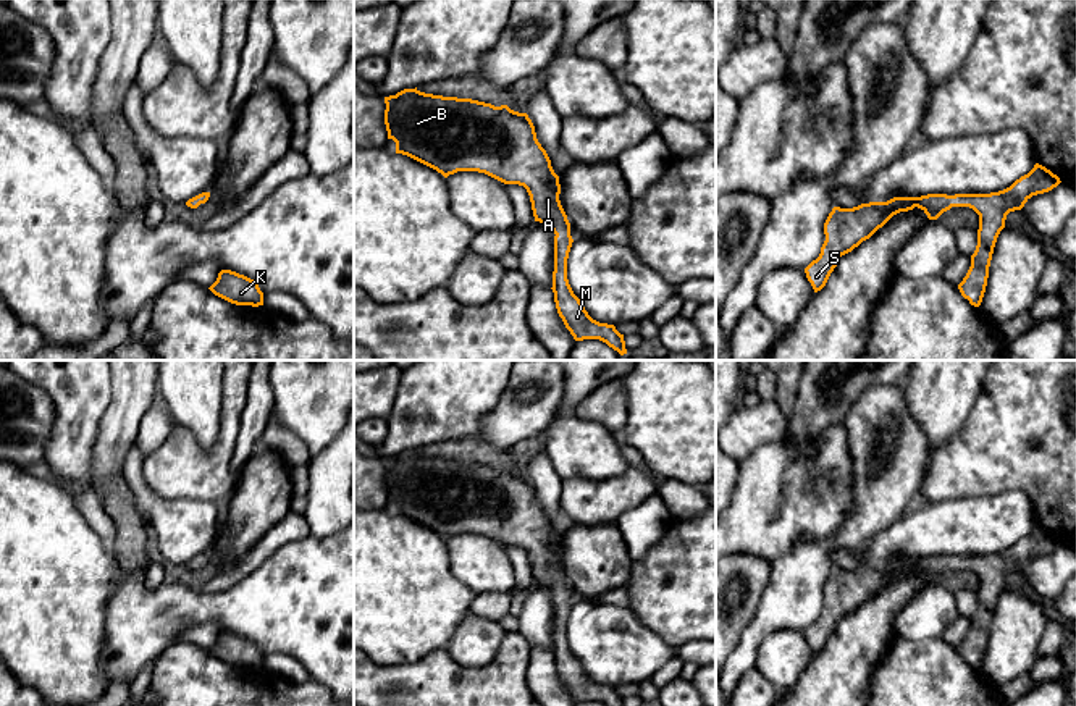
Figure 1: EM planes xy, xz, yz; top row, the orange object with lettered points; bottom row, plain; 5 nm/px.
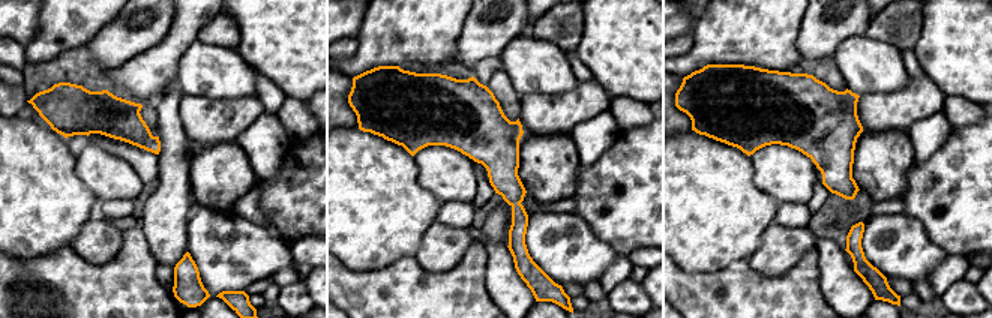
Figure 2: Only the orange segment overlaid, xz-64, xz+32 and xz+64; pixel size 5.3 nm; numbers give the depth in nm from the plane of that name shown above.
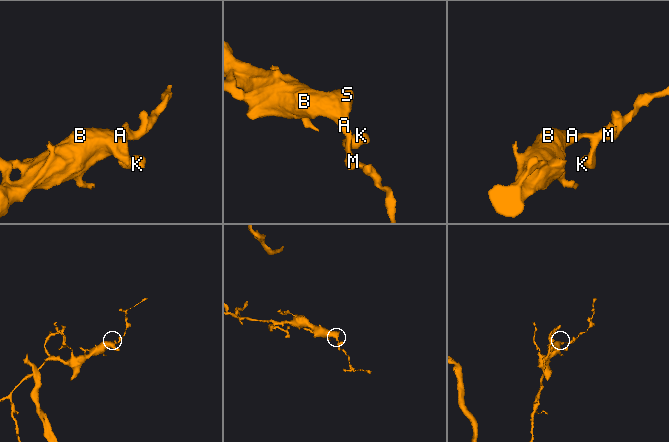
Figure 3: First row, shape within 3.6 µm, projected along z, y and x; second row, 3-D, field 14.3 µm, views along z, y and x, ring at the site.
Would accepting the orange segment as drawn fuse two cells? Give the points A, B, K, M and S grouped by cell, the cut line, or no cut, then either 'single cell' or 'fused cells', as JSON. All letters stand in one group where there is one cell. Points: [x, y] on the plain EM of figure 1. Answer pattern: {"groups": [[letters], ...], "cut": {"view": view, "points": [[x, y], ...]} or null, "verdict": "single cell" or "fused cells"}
{"groups": [["A", "B", "K", "M", "S"]], "cut": null, "verdict": "single cell"}

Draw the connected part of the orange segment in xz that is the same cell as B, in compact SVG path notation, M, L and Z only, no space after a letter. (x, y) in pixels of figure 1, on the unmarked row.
M404 451L385 459L388 501L407 517L444 540L457 533L485 535L504 546L523 548L535 583L548 585L554 598L553 654L559 679L575 703L599 701L625 706L614 687L593 682L567 641L572 609L570 585L561 567L559 538L536 501L527 475L507 467L443 459Z

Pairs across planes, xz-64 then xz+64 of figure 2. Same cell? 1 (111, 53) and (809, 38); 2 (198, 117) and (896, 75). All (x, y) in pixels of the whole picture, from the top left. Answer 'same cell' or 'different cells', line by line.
1: same cell
2: different cells

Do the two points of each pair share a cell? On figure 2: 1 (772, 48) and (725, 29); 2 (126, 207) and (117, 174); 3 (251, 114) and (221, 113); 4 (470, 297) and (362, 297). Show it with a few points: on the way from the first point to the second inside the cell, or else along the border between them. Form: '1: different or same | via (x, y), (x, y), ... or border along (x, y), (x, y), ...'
1: same | via (760, 36), (752, 29), (737, 29)
2: different | border along (132, 200), (107, 200), (104, 203)
3: same | via (243, 114), (228, 114)
4: same | via (443, 297), (389, 297)

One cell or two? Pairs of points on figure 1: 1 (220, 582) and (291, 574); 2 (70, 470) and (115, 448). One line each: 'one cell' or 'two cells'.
1: two cells
2: two cells

